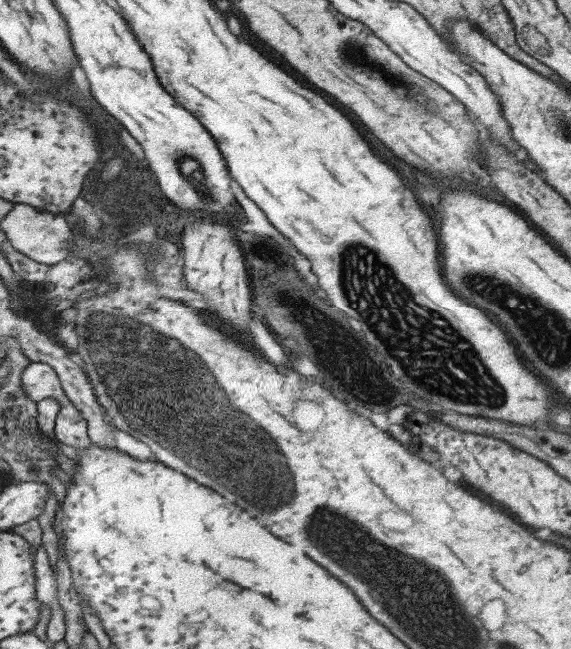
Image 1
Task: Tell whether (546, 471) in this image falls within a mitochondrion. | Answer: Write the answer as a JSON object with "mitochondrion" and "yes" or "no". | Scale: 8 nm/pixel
{"mitochondrion":"no"}

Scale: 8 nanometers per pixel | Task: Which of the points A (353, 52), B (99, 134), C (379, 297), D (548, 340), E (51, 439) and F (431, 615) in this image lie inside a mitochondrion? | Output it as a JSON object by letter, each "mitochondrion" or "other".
{"A":"mitochondrion","B":"other","C":"mitochondrion","D":"mitochondrion","E":"other","F":"mitochondrion"}

